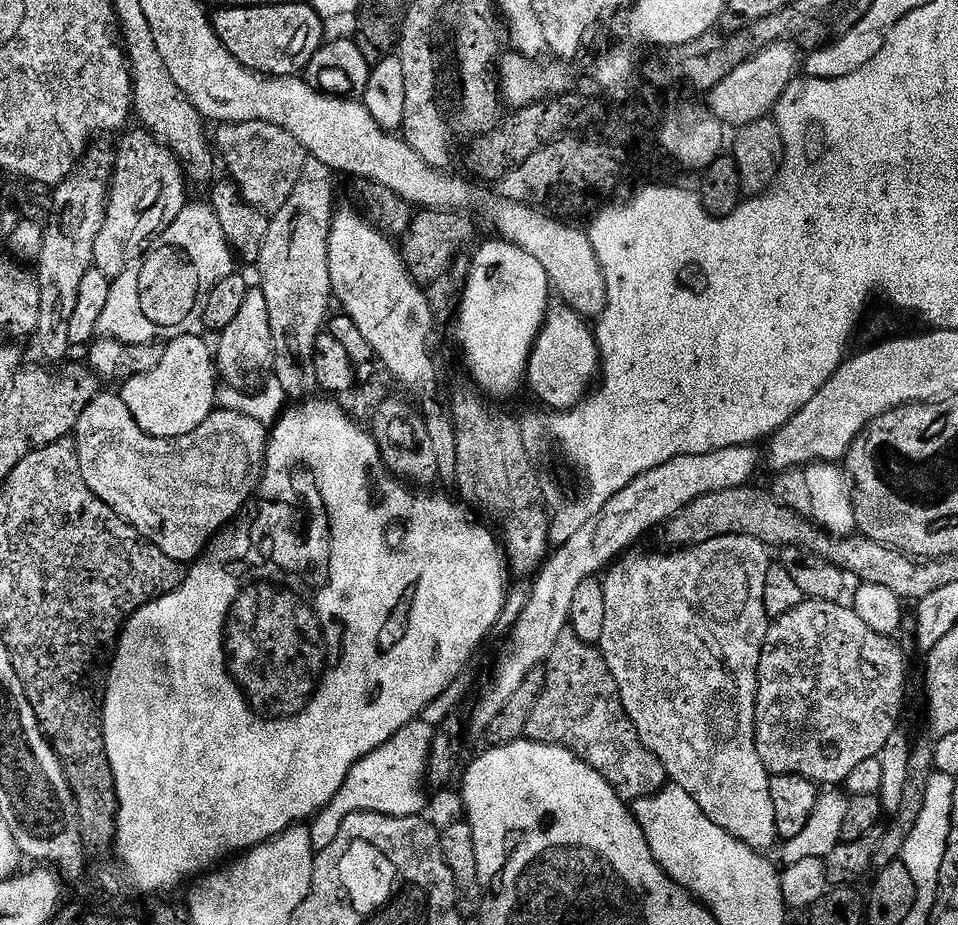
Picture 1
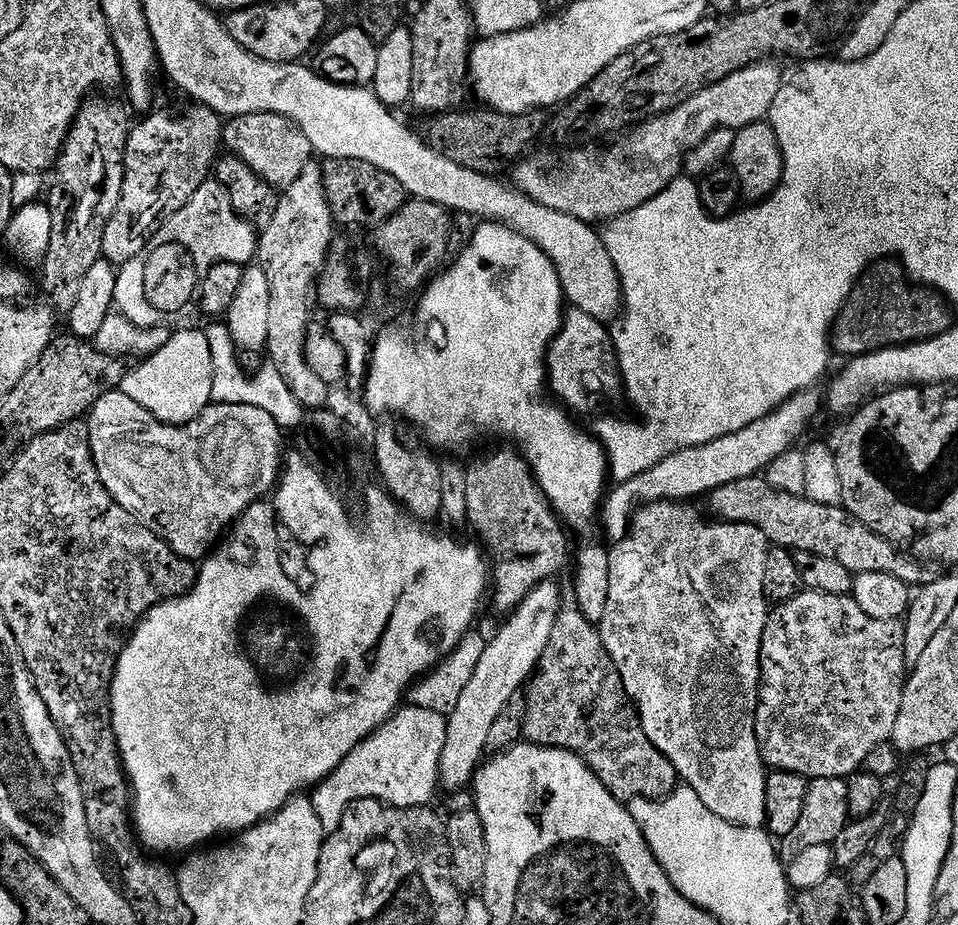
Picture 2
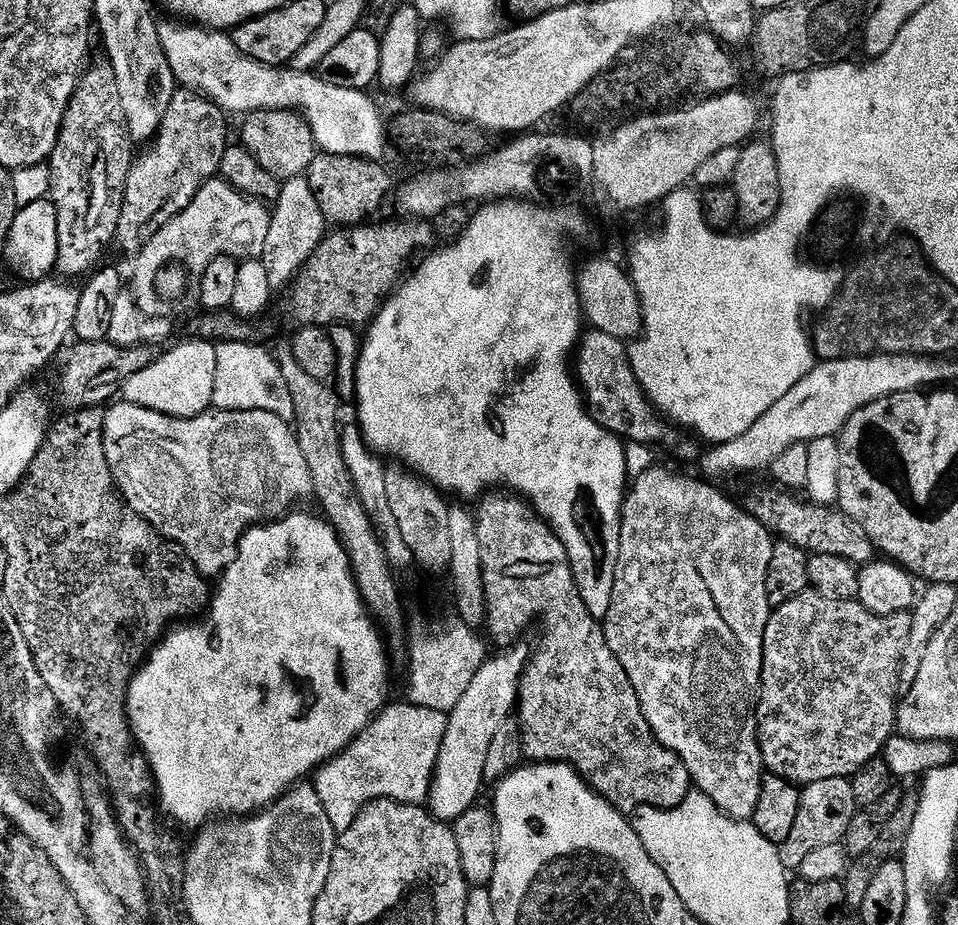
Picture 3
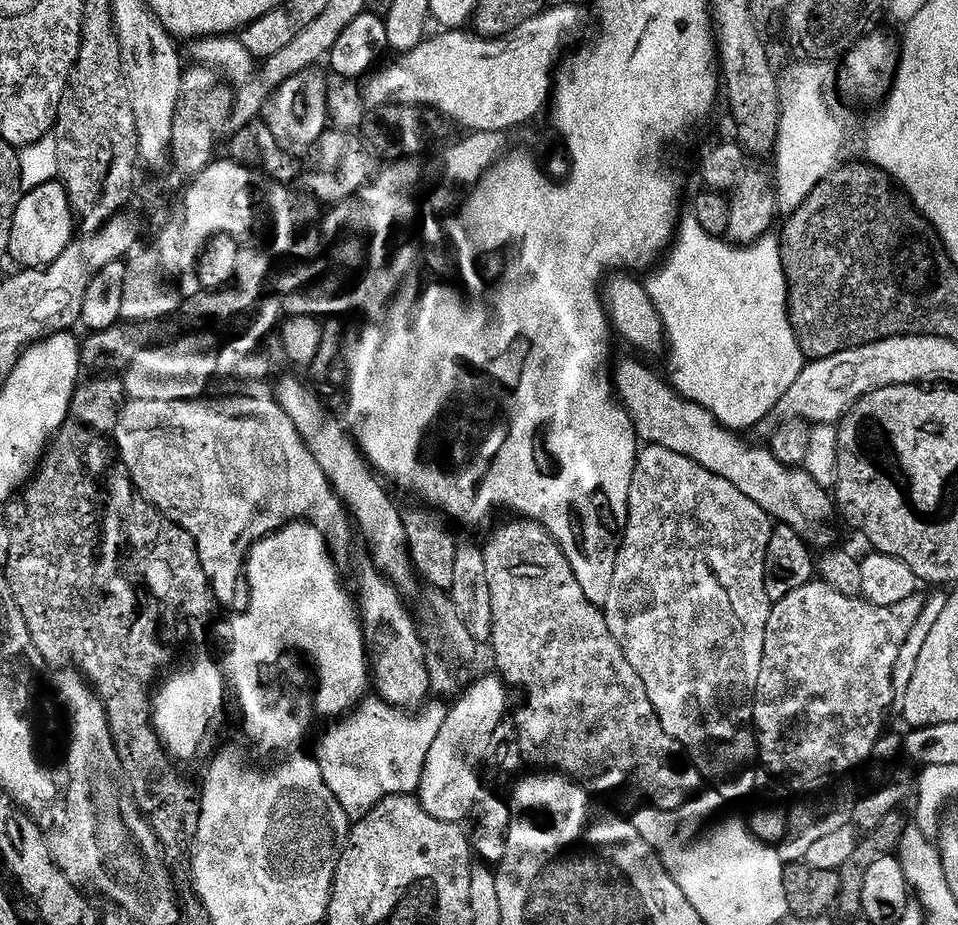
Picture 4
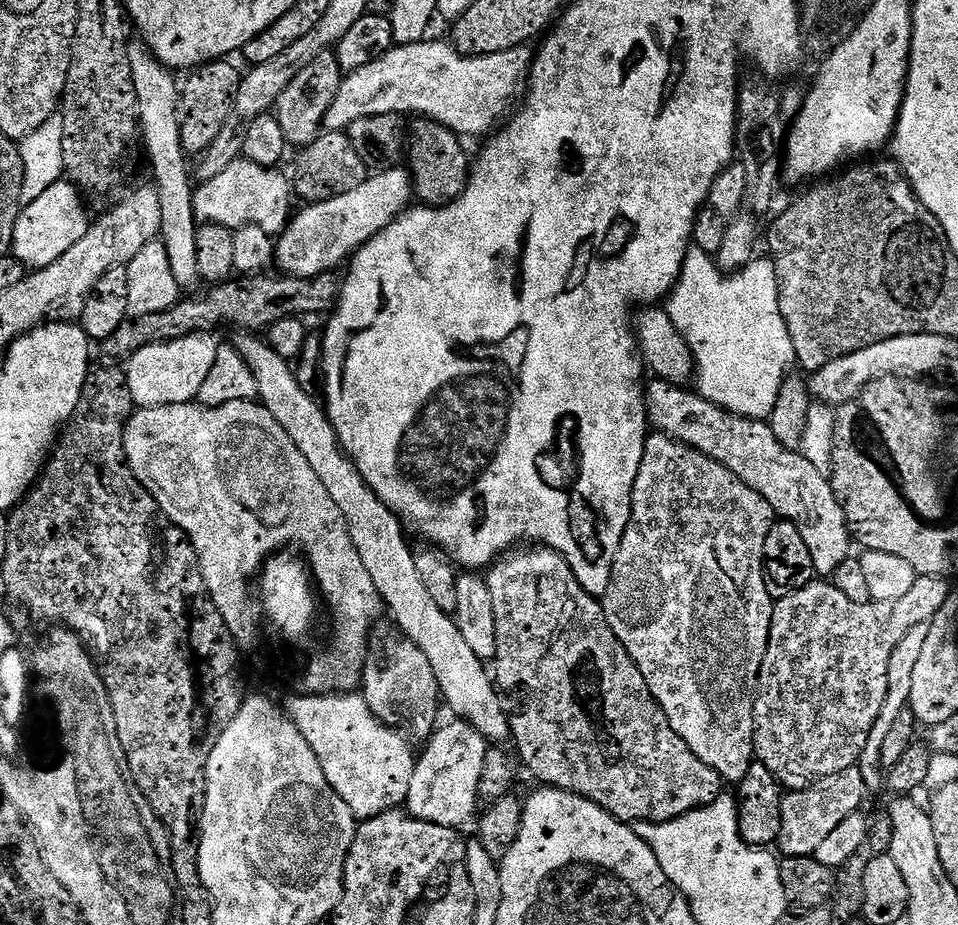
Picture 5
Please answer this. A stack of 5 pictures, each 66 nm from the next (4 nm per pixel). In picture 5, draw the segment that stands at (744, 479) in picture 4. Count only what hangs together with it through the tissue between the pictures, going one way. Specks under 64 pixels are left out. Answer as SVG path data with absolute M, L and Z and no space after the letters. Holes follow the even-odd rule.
M659 378L653 379L647 385L644 393L644 401L648 403L648 423L657 433L672 436L678 442L714 458L714 462L722 462L746 486L758 490L766 502L776 511L781 520L789 520L802 534L807 548L810 549L810 558L814 558L814 570L817 577L833 577L837 568L848 557L851 557L854 540L848 528L848 520L845 511L842 510L837 496L833 492L831 479L823 472L814 470L810 462L799 451L782 446L778 438L774 438L774 430L771 423L762 420L751 420L745 416L736 416L733 412L727 412L716 404L711 404L699 391L691 390L678 384L667 384Z

